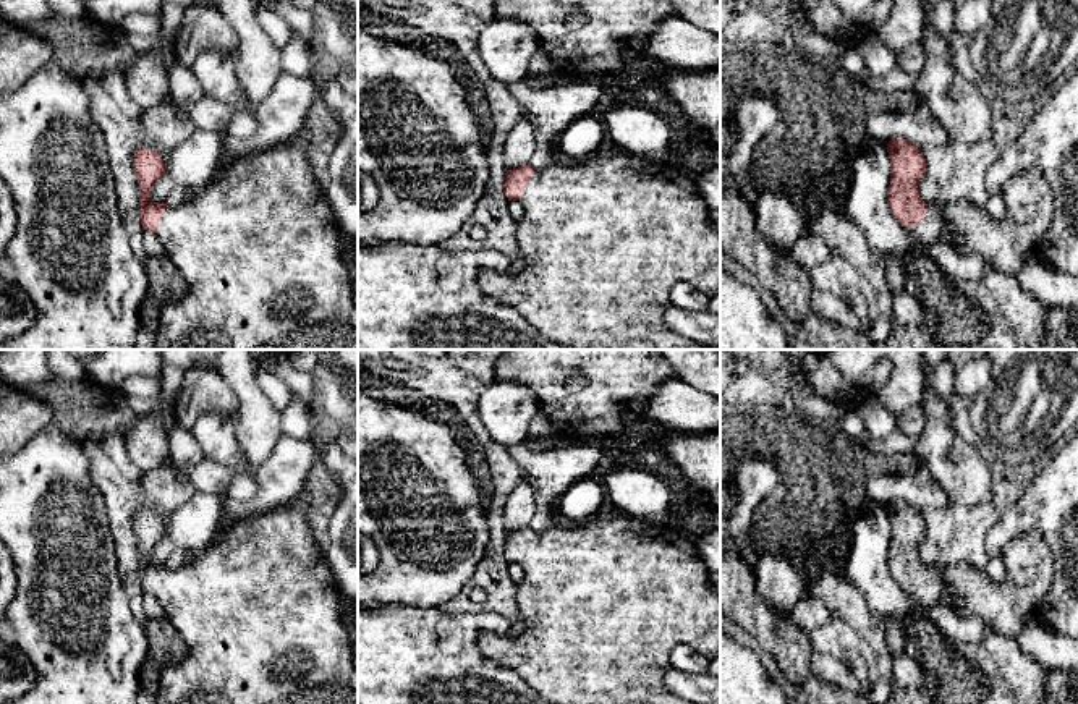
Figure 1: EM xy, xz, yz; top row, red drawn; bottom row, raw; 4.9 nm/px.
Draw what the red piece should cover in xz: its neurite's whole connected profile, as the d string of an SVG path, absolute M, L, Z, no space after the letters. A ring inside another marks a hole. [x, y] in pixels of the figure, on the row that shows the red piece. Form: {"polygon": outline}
{"polygon": "M622 152L579 160L552 157L542 170L533 163L507 170L502 189L524 209L516 243L526 265L518 274L482 270L479 288L486 296L513 307L547 340L571 350L711 350L670 332L662 317L675 283L690 283L709 296L720 290L720 235L694 181L664 159Z"}

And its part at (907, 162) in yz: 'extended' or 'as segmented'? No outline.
extended

